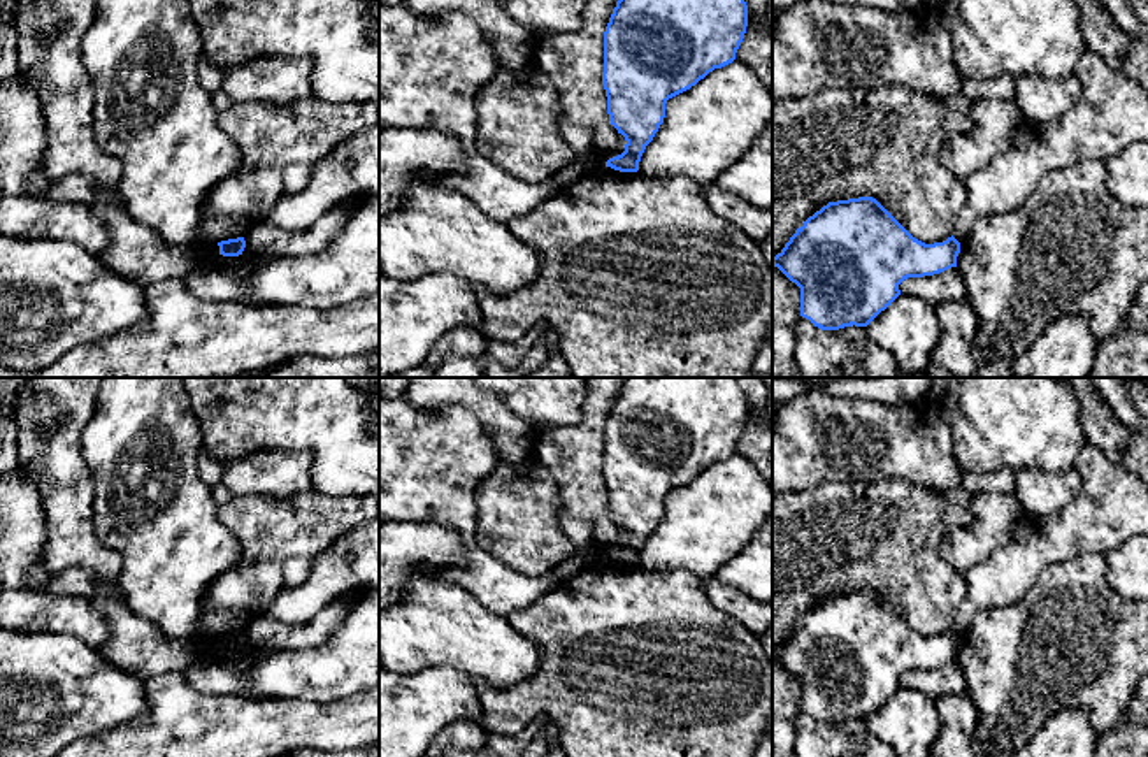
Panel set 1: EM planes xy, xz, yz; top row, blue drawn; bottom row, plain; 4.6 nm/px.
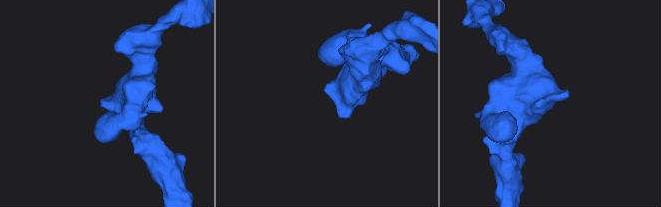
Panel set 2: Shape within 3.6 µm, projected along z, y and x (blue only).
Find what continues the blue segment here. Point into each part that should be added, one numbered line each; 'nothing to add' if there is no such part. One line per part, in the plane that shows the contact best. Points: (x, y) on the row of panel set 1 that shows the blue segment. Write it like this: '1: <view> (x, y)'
nothing to add

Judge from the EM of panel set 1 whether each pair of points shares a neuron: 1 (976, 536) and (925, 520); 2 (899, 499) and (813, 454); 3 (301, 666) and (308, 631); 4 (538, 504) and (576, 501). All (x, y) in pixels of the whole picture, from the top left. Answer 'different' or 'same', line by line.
1: different
2: different
3: different
4: different

